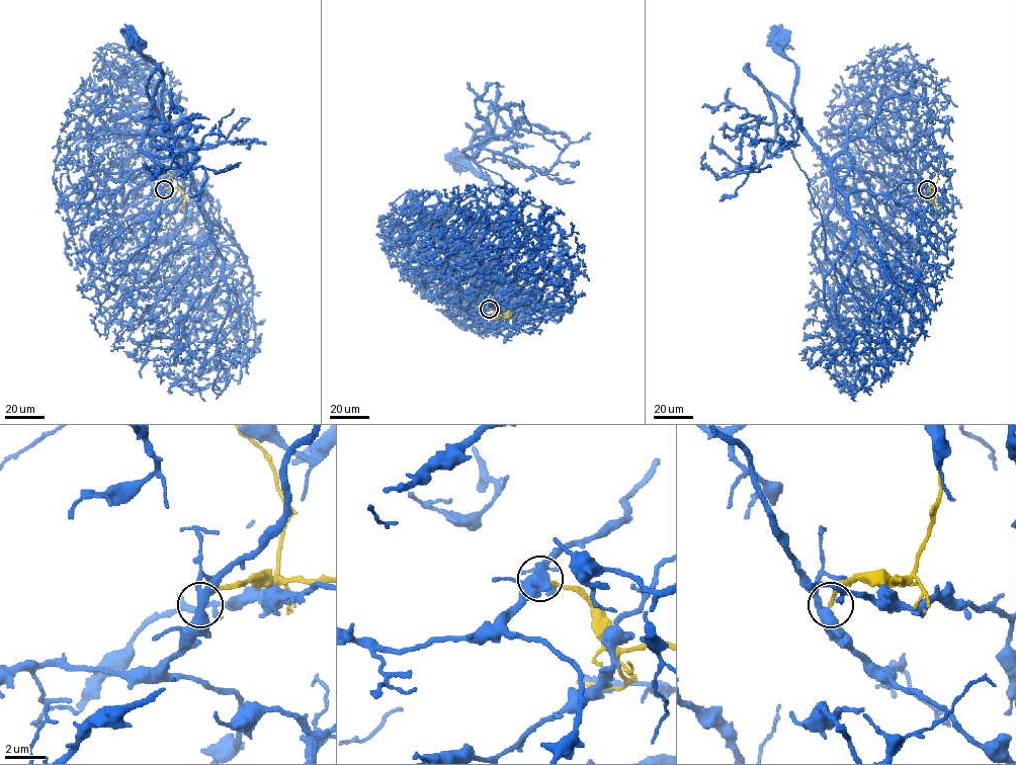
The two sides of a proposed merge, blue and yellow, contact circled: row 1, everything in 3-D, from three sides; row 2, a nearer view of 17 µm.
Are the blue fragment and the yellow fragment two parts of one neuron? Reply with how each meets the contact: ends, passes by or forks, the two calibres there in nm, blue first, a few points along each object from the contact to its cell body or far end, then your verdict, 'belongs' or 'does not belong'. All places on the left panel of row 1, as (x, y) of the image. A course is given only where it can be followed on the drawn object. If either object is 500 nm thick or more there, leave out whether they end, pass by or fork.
blue passes by; yellow ends; calibres 440 and 190 nm; course blue (164, 189), (177, 168), (177, 149), (193, 143), (180, 142), (184, 159), (164, 118), (161, 72), (132, 38); course yellow (164, 189), (178, 187), (184, 197), (180, 207), (184, 210); does not belong

